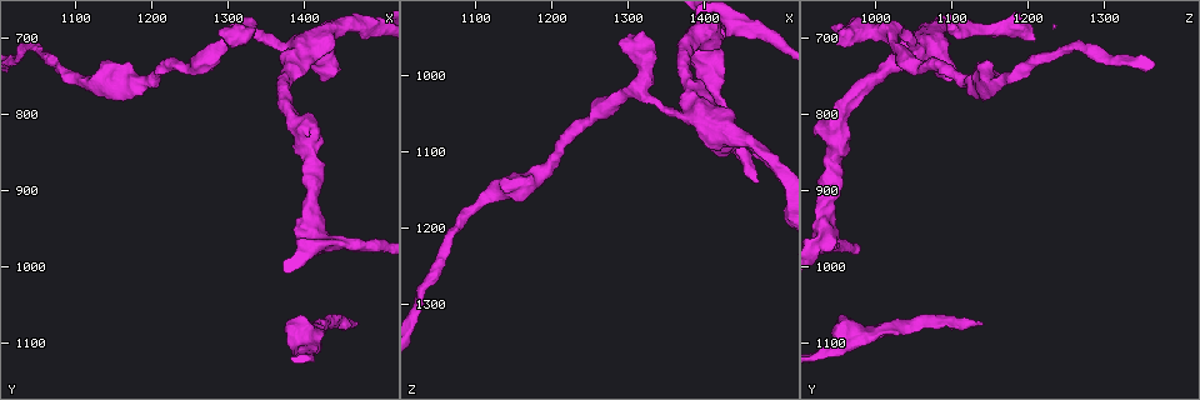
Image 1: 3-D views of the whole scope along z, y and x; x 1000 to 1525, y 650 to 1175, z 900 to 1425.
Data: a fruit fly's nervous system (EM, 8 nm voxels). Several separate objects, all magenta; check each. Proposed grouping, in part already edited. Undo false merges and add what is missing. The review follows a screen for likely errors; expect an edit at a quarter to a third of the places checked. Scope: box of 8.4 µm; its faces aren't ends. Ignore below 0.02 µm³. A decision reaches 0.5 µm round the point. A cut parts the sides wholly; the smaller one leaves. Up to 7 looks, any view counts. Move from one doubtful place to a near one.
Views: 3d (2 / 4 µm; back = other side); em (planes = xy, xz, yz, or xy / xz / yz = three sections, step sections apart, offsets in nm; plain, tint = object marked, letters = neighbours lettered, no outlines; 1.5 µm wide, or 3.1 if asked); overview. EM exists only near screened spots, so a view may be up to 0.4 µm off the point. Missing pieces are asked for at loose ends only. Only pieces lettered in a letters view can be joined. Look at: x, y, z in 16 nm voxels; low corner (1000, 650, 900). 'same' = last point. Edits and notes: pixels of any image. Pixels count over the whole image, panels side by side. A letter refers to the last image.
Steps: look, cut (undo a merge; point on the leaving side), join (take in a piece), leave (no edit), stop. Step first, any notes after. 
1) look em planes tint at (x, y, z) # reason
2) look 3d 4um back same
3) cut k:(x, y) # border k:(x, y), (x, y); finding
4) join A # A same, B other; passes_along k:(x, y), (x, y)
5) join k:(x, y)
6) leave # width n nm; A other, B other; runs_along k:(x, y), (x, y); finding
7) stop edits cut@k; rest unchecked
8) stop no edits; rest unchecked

look em planes letters at (1285, 690, 955) # free end

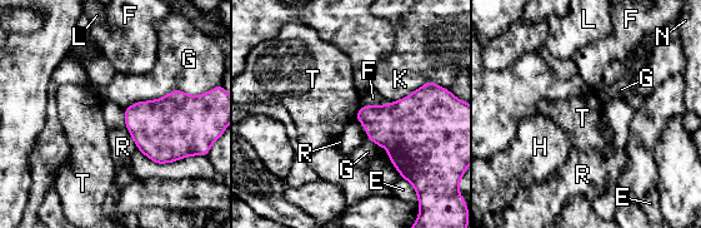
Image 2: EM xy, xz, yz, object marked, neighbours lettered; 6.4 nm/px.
leave # E other, F other, G other, H other, K other, L other, N other, R other, T other; border 2:(360, 105), (355, 118); none of them fits

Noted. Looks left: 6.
look 3d 4um at (1375, 715, 1055)

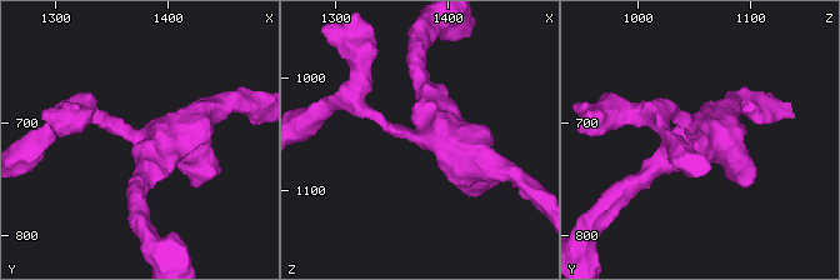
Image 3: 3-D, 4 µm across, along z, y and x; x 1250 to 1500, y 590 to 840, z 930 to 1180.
look em planes letters at (1376, 714, 1054) # now the EM

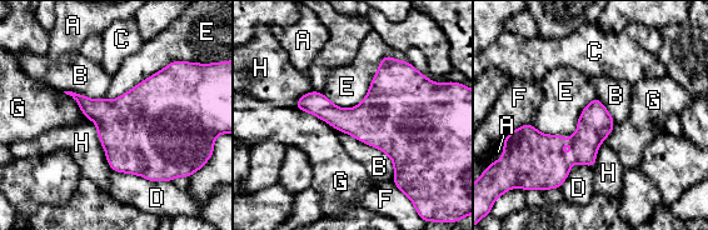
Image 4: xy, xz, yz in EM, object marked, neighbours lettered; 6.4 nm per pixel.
leave # width 220 nm; A other, B other, C other, D other, E other, F other, G other, H other; border 4:(63, 91), (98, 124); one neuron here

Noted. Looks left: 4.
look 3d 4um at (1465, 1075, 1140) # end of a long branch

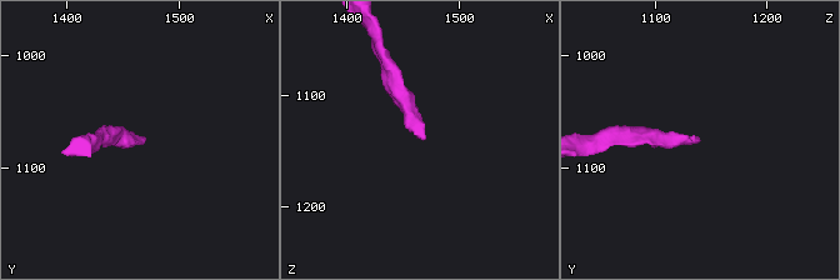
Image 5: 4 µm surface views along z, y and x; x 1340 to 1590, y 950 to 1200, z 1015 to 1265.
look em planes letters at (1468, 1076, 1138)

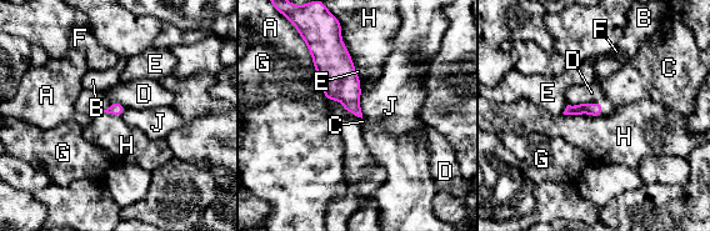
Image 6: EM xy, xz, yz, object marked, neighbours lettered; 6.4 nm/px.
join C # longest_contact H 260 nm; A other, B other, C same, D other, E other, F other, G other, H other, J other; passes_along 6:(595, 109), (601, 108), (630, 84); it goes on there

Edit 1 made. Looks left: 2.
stop edits join@6; rest unchecked

